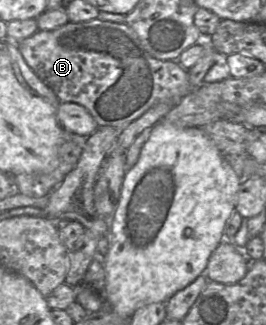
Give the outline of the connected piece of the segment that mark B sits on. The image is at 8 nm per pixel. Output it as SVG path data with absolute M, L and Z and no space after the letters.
M93 19L80 23L68 22L67 24L51 31L37 31L31 37L17 42L17 48L26 64L38 76L38 78L53 91L60 102L76 103L83 106L91 114L99 127L111 126L118 130L124 130L130 123L140 118L155 105L166 103L177 106L185 97L194 91L190 85L188 70L184 69L177 60L162 61L152 57L143 47L135 31L126 23L115 23L100 19Z

